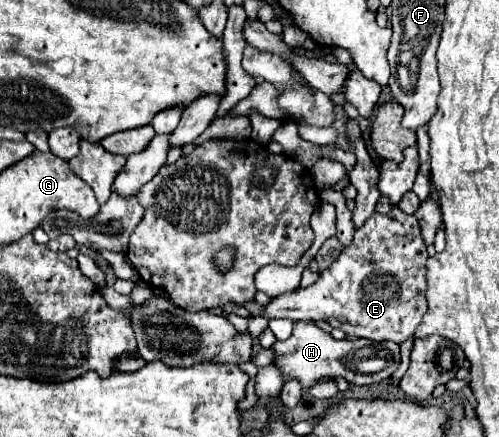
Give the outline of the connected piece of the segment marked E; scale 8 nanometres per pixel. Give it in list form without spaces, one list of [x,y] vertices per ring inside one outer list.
[[[393,206],[389,214],[373,214],[353,236],[353,242],[345,246],[345,250],[339,254],[339,258],[321,272],[319,280],[313,282],[307,288],[297,288],[293,292],[281,294],[271,298],[267,306],[263,306],[263,318],[289,318],[293,322],[299,320],[325,320],[333,328],[341,328],[347,336],[355,338],[369,338],[373,342],[405,342],[407,338],[415,336],[417,326],[421,324],[425,312],[427,312],[427,244],[421,236],[419,224],[415,216],[403,214],[399,206]]]

